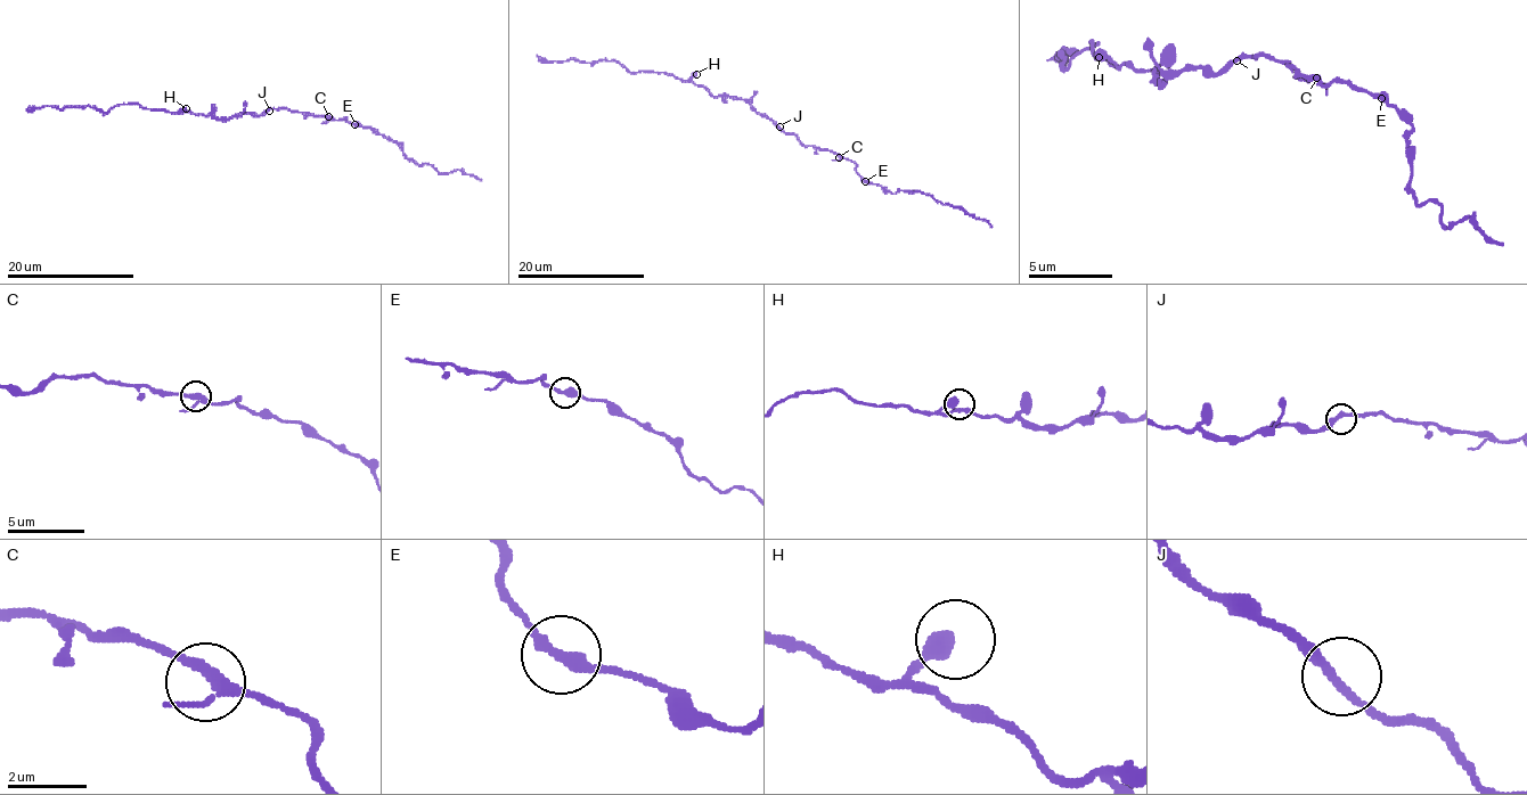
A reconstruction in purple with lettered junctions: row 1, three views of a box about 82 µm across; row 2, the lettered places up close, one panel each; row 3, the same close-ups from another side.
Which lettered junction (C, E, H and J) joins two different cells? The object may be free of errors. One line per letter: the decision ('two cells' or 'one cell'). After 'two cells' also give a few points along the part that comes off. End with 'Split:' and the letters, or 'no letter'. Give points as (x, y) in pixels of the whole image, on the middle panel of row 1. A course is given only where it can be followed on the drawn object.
C: one cell
E: one cell
H: one cell
J: one cell
Split: no letter

